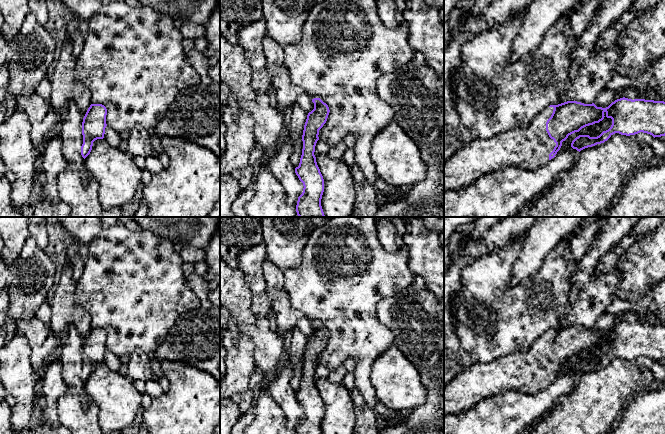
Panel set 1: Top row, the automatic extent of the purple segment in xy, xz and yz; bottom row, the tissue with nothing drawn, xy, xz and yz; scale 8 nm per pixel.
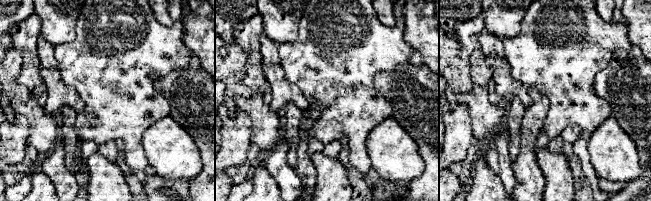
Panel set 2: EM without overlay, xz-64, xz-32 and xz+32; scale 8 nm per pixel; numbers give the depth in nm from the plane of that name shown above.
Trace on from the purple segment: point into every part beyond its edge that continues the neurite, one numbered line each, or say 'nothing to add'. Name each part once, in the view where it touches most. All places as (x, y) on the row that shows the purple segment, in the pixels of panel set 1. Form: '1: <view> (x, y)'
1: yz (529, 147)

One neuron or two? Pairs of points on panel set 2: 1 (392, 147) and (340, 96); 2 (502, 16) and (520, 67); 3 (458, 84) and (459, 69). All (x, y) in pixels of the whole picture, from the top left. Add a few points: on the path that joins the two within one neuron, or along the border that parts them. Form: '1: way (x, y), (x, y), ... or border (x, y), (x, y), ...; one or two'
1: border (391, 115), (369, 132), (366, 140), (367, 151); two
2: border (522, 17), (520, 31), (515, 36), (502, 40); two
3: way (458, 80), (458, 73); one

